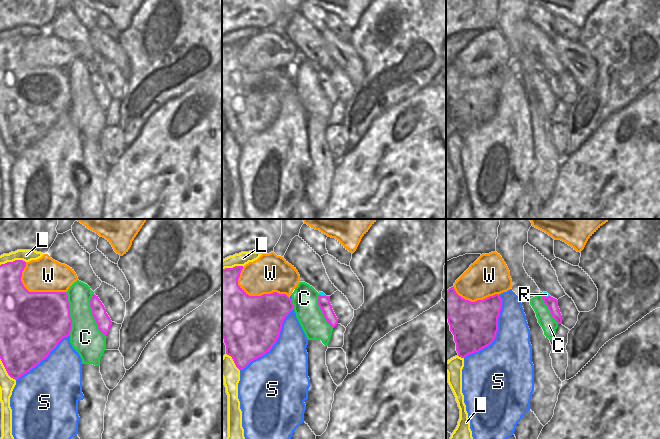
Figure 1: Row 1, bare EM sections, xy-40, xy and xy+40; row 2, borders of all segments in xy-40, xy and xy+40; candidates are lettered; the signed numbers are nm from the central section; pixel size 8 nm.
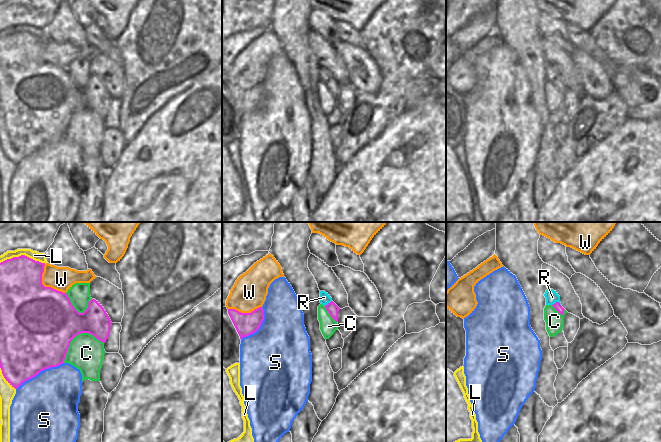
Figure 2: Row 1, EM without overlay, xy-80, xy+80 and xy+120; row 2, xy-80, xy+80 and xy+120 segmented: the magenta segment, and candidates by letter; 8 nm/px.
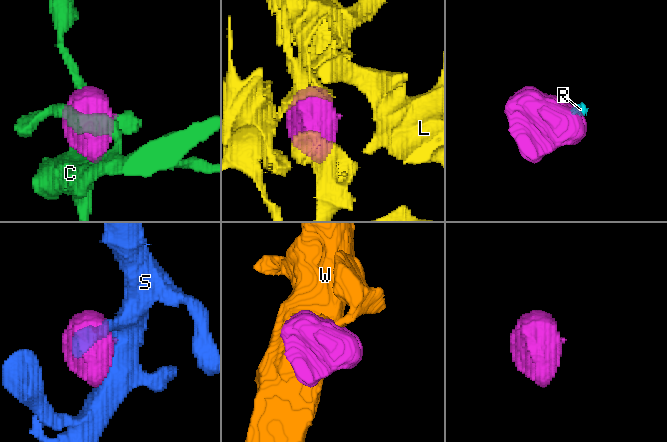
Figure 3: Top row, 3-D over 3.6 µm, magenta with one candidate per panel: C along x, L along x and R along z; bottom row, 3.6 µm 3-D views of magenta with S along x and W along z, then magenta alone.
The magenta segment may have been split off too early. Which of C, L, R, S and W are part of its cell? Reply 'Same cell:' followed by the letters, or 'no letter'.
Same cell: R

